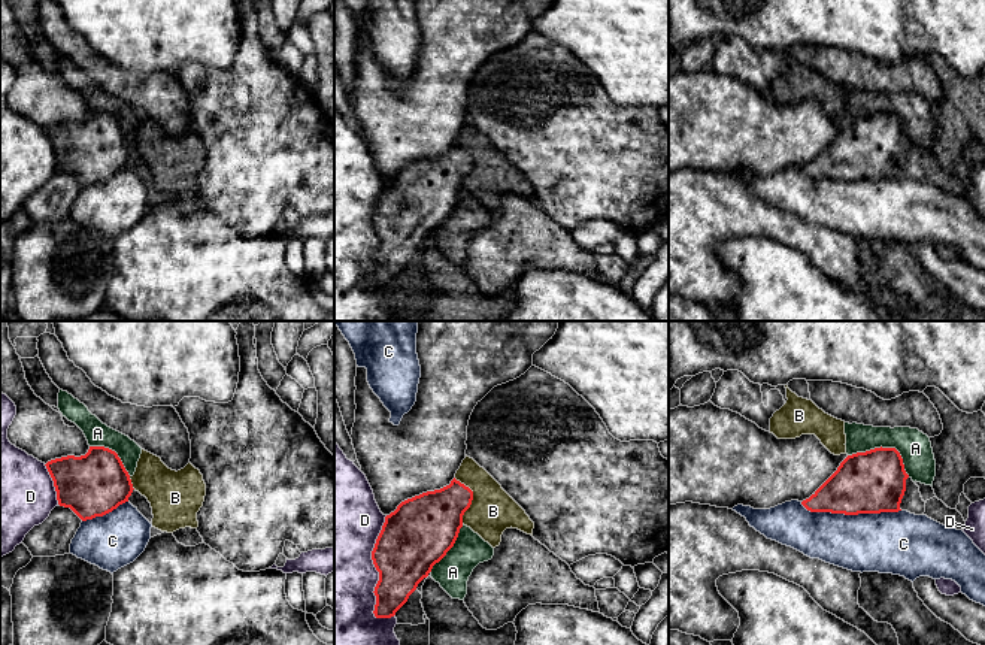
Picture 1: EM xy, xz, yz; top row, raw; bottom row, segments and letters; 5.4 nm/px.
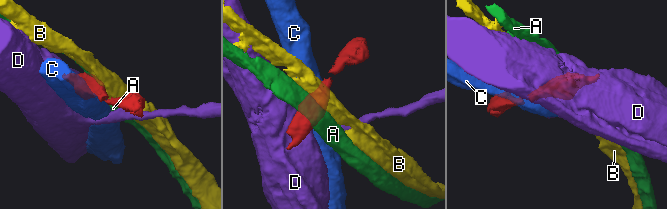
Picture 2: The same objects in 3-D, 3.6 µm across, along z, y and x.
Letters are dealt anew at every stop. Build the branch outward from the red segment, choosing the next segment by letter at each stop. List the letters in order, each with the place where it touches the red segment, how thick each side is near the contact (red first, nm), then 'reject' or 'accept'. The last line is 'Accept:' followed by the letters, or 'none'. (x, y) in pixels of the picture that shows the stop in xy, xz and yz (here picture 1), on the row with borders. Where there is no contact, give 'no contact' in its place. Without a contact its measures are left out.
A: yz (885, 448) | 340/180 nm | reject
B: xz (472, 499) | 320/240 nm | reject
C: yz (851, 514) | 340/320 nm | reject
D: xz (375, 566) | 360/440 nm | reject
Accept: none

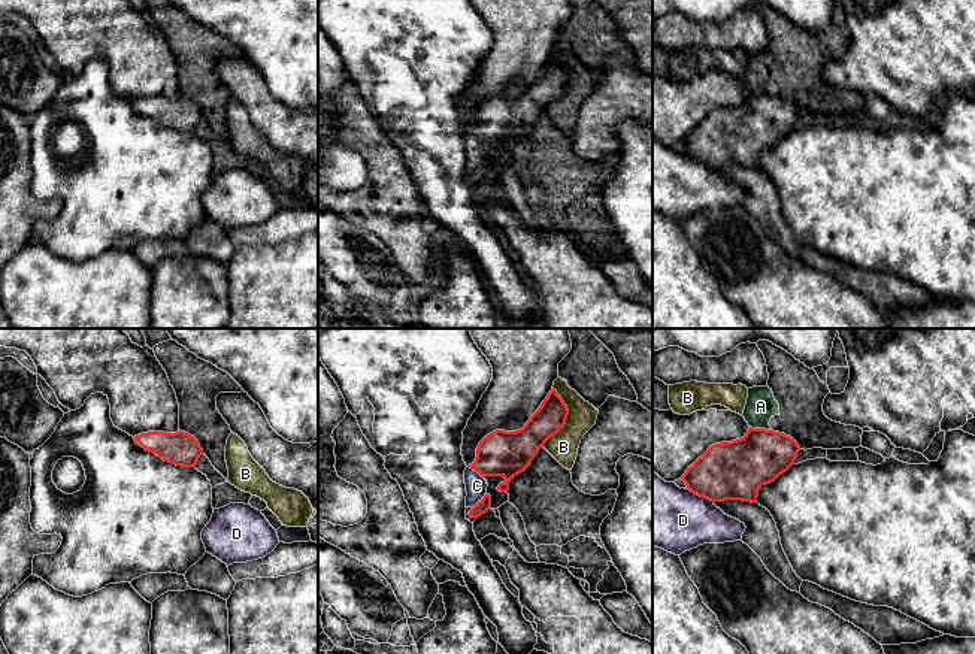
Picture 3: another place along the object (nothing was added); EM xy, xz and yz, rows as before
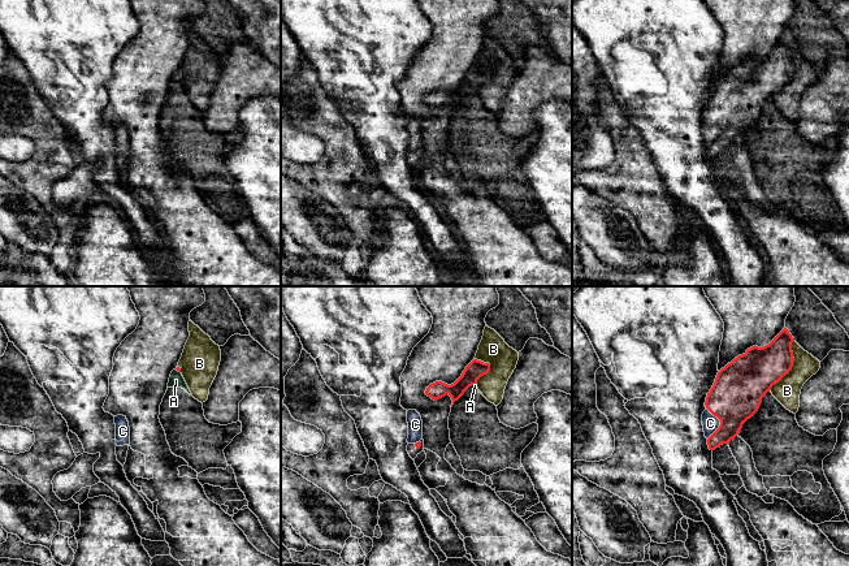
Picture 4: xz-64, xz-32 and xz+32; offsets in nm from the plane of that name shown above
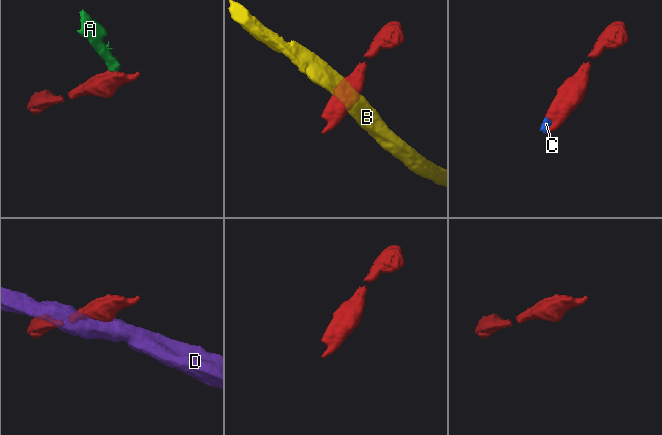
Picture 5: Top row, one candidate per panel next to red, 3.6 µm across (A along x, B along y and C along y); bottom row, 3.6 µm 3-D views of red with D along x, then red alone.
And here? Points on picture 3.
A: yz (760, 429) | 300/160 nm | reject
B: xz (566, 418) | 170/160 nm | reject
C: xz (478, 502) | 70/110 nm | accept
D: yz (701, 496) | 320/360 nm | reject
Accept: C

